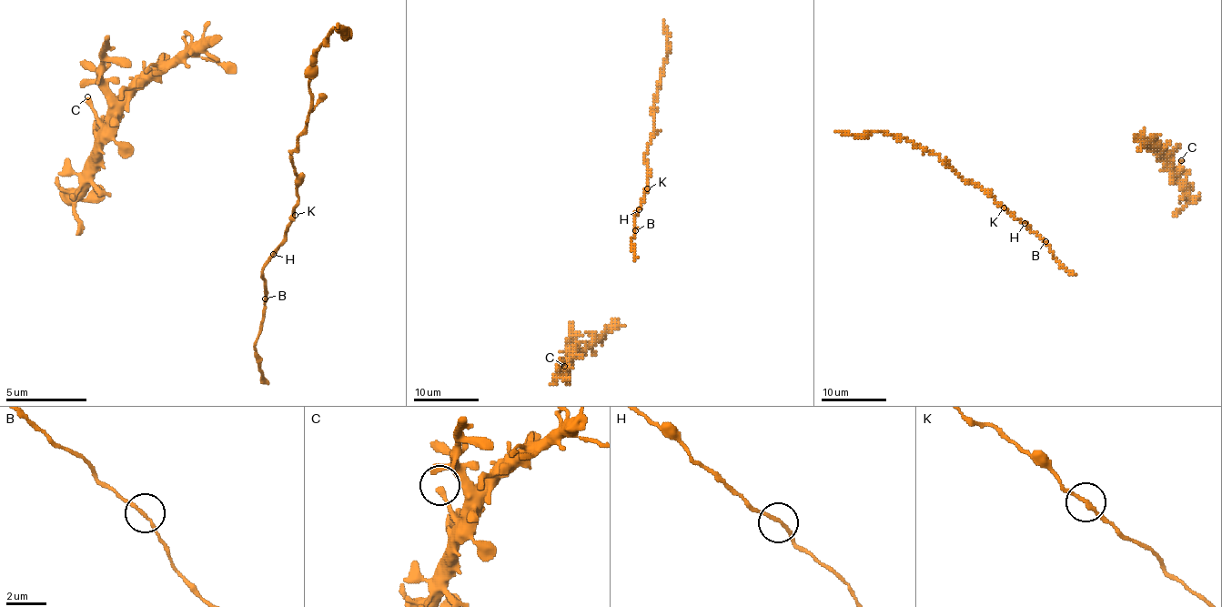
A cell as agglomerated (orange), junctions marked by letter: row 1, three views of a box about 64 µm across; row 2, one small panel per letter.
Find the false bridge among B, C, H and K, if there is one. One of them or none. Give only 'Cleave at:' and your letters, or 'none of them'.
Cleave at: none of them

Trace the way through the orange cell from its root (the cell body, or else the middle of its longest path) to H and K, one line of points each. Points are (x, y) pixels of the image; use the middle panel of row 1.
H: (635, 227), (633, 214), (639, 209)
K: (635, 227), (633, 214), (641, 207), (647, 188)

